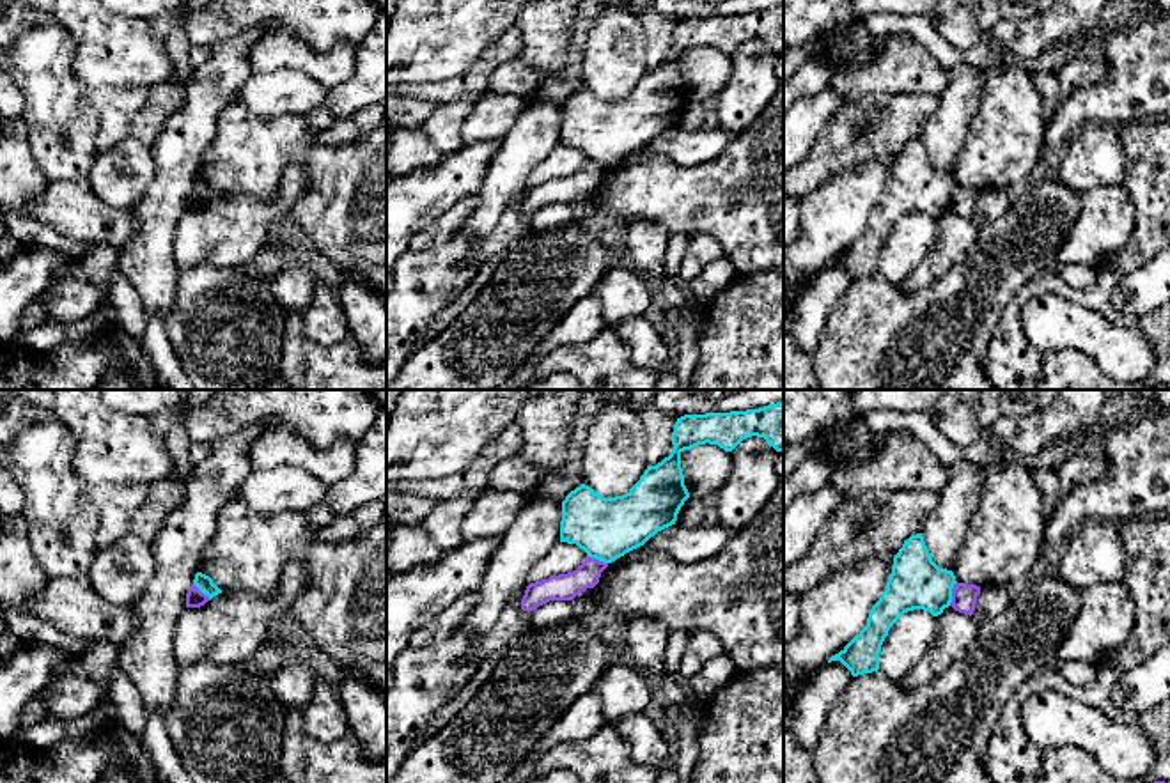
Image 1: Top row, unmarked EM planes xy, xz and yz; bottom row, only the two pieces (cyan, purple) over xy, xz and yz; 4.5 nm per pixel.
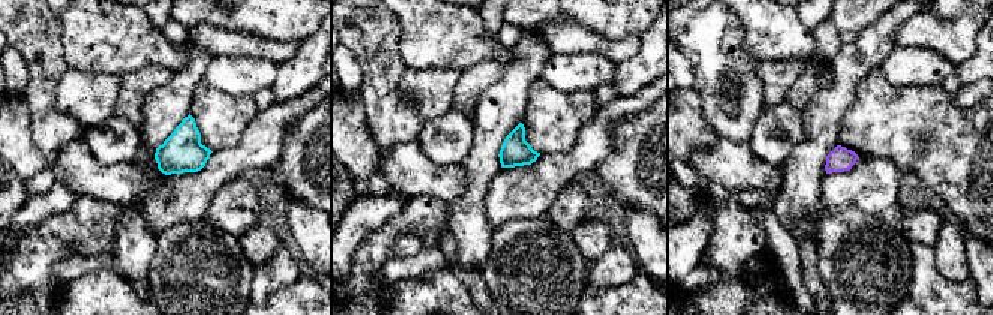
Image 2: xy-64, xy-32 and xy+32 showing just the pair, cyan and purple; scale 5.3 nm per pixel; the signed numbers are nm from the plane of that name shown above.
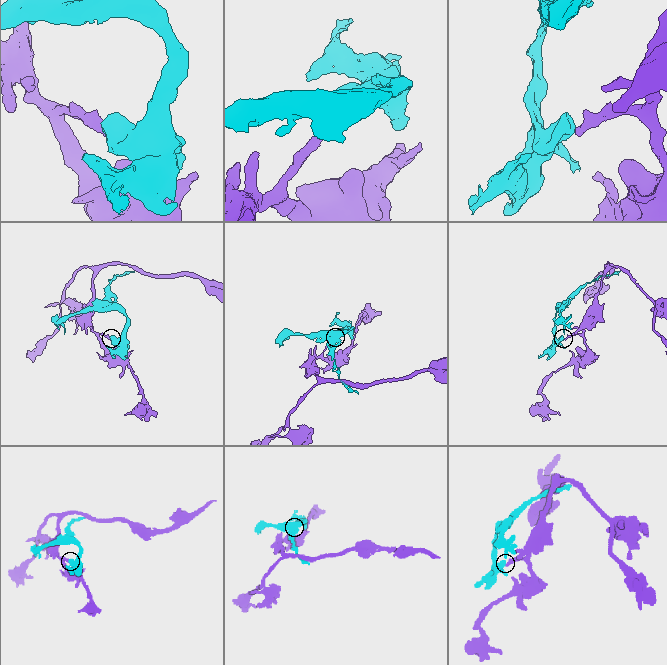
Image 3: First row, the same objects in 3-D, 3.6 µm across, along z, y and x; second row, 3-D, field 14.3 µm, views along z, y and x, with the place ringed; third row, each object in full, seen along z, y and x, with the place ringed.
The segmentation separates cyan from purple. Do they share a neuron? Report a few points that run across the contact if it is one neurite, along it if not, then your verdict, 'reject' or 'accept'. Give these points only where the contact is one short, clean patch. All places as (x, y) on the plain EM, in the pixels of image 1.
yz (956, 185), (949, 208) | reject

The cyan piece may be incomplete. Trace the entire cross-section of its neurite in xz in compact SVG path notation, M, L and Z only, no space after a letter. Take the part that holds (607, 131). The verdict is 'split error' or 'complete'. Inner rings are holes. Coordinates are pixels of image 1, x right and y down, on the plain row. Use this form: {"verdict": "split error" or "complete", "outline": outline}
{"verdict": "complete", "outline": "M784 5L677 21L670 58L656 69L647 69L626 97L603 101L581 87L566 99L560 145L576 147L599 165L615 165L675 128L681 110L690 101L681 71L684 53L709 46L732 55L752 39L764 41L776 55L784 55Z"}

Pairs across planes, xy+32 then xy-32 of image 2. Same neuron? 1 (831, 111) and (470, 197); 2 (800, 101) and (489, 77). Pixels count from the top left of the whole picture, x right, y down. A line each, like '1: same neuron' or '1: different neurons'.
1: same neuron
2: same neuron

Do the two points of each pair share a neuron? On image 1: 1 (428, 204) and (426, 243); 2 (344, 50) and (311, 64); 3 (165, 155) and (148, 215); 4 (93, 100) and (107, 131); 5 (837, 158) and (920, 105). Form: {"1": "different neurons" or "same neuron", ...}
{"1": "different neurons", "2": "same neuron", "3": "same neuron", "4": "same neuron", "5": "same neuron"}

